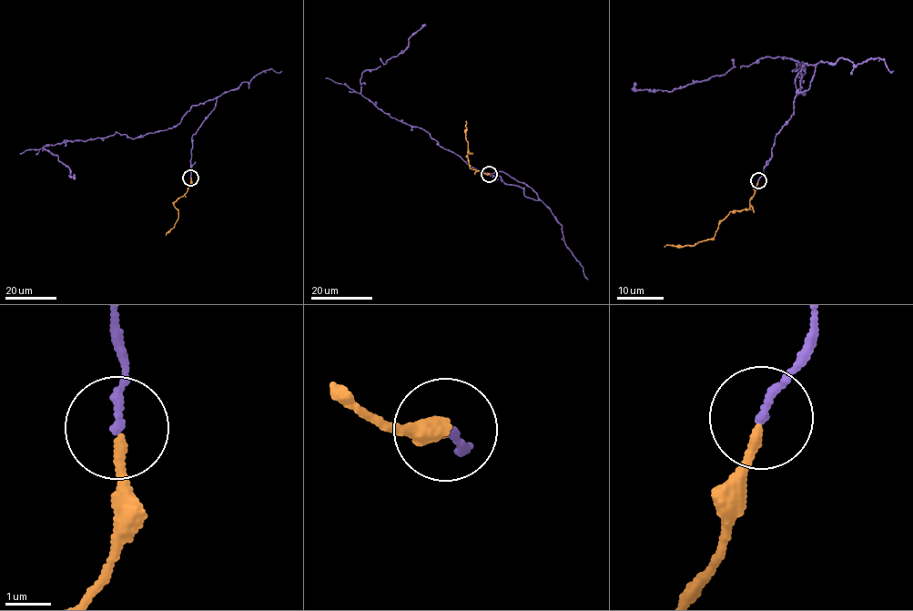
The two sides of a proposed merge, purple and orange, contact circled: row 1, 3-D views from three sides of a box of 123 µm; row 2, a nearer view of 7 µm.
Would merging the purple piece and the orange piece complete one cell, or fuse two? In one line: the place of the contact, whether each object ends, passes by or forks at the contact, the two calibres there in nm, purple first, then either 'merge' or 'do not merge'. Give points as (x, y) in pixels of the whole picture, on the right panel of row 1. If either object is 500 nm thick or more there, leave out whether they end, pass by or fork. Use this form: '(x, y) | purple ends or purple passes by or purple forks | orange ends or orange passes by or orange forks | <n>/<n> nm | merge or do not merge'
(758, 180) | purple ends | orange ends | 180/180 nm | merge

